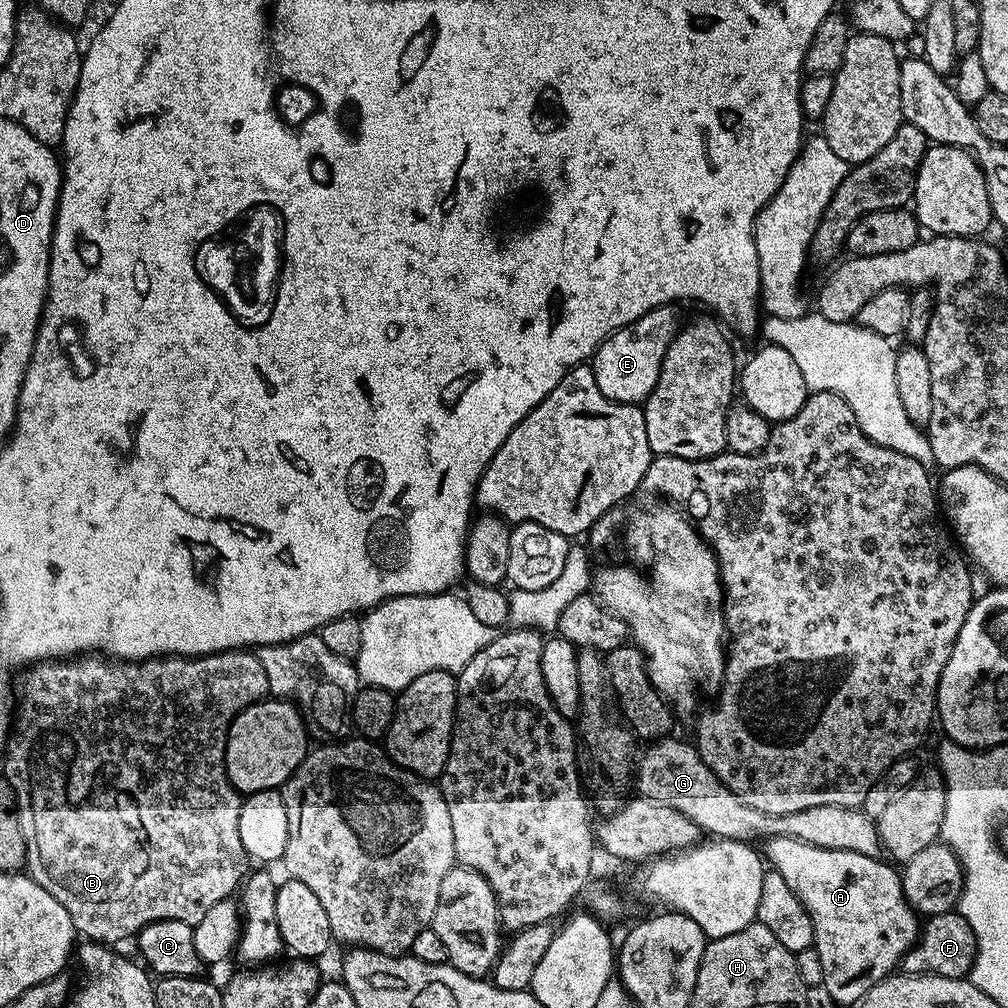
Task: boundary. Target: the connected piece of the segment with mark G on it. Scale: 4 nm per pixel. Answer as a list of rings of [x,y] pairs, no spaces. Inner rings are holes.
[[[660,738],[644,752],[644,757],[639,757],[634,768],[634,788],[641,796],[654,798],[654,802],[662,802],[665,806],[674,806],[690,822],[700,827],[701,833],[712,838],[722,840],[743,840],[745,842],[763,842],[772,836],[794,838],[798,842],[806,842],[810,846],[822,846],[826,850],[854,850],[854,854],[866,854],[879,857],[882,849],[880,838],[876,833],[876,825],[870,817],[860,808],[843,808],[842,806],[814,806],[810,810],[798,810],[794,814],[762,814],[762,810],[754,810],[754,806],[746,806],[738,794],[734,794],[725,784],[716,777],[714,770],[702,762],[695,743],[673,738]]]

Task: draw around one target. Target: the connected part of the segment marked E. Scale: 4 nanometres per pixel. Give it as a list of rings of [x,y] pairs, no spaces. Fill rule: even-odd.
[[[661,306],[650,310],[642,318],[624,328],[617,328],[607,336],[591,357],[590,367],[598,390],[619,404],[640,404],[647,400],[658,382],[662,370],[662,358],[682,327],[682,319],[672,306]]]

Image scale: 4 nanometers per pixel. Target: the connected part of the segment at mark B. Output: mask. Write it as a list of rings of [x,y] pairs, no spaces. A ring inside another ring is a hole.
[[[233,650],[191,658],[158,656],[154,660],[135,662],[117,662],[99,654],[85,654],[79,658],[42,660],[31,665],[26,675],[28,677],[24,680],[24,697],[21,700],[19,697],[18,700],[18,719],[8,733],[8,746],[3,753],[2,774],[8,779],[16,795],[18,818],[28,847],[27,875],[38,882],[38,886],[42,886],[46,894],[62,902],[77,933],[83,939],[85,936],[88,942],[116,946],[119,940],[131,941],[150,922],[159,920],[177,920],[196,925],[209,908],[229,899],[241,887],[249,871],[250,857],[238,835],[242,796],[228,780],[224,755],[232,720],[242,710],[269,695],[266,669],[262,662],[258,662],[255,651]]]

